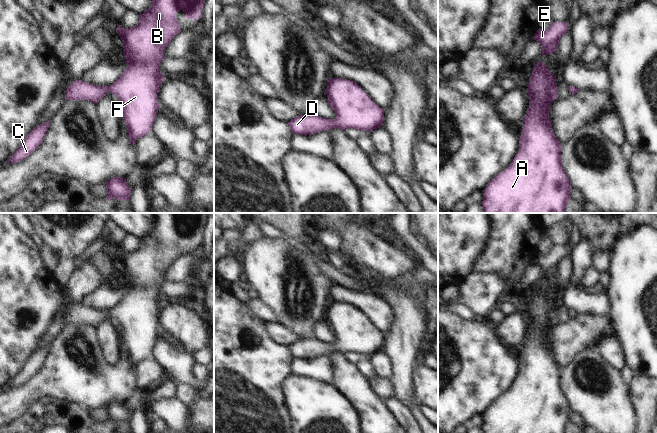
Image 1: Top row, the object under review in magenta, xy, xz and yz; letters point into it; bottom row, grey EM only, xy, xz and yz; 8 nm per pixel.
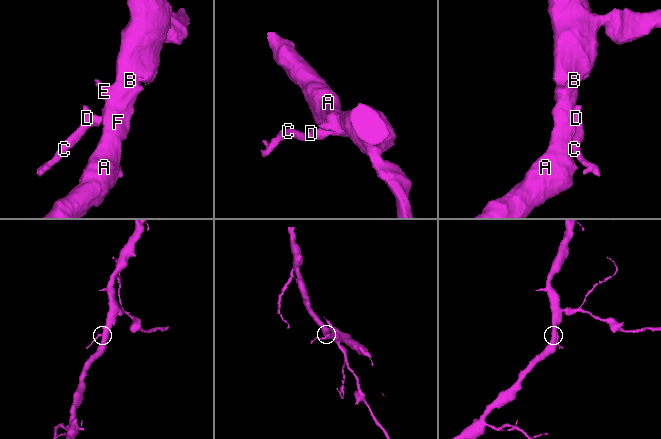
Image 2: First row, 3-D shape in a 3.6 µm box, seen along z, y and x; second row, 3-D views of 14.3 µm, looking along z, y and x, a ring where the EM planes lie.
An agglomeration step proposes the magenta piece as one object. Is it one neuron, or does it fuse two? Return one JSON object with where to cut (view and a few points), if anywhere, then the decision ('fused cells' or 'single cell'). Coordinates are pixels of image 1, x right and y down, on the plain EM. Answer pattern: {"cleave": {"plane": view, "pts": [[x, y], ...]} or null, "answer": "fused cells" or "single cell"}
{"cleave": null, "answer": "single cell"}

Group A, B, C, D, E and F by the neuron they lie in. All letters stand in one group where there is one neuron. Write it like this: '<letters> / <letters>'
A B C D E F

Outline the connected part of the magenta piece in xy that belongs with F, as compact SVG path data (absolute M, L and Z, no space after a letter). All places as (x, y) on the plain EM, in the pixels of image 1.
M152 213L152 228L139 239L138 248L132 252L118 249L116 256L123 266L125 288L127 292L111 310L95 310L81 304L73 305L66 314L65 324L87 324L97 328L109 315L119 322L120 338L126 351L130 368L152 356L152 348L158 338L158 317L164 300L160 295L160 287L165 282L164 275L176 258L181 256L175 238L182 234L186 243L202 242L202 233L210 213Z

